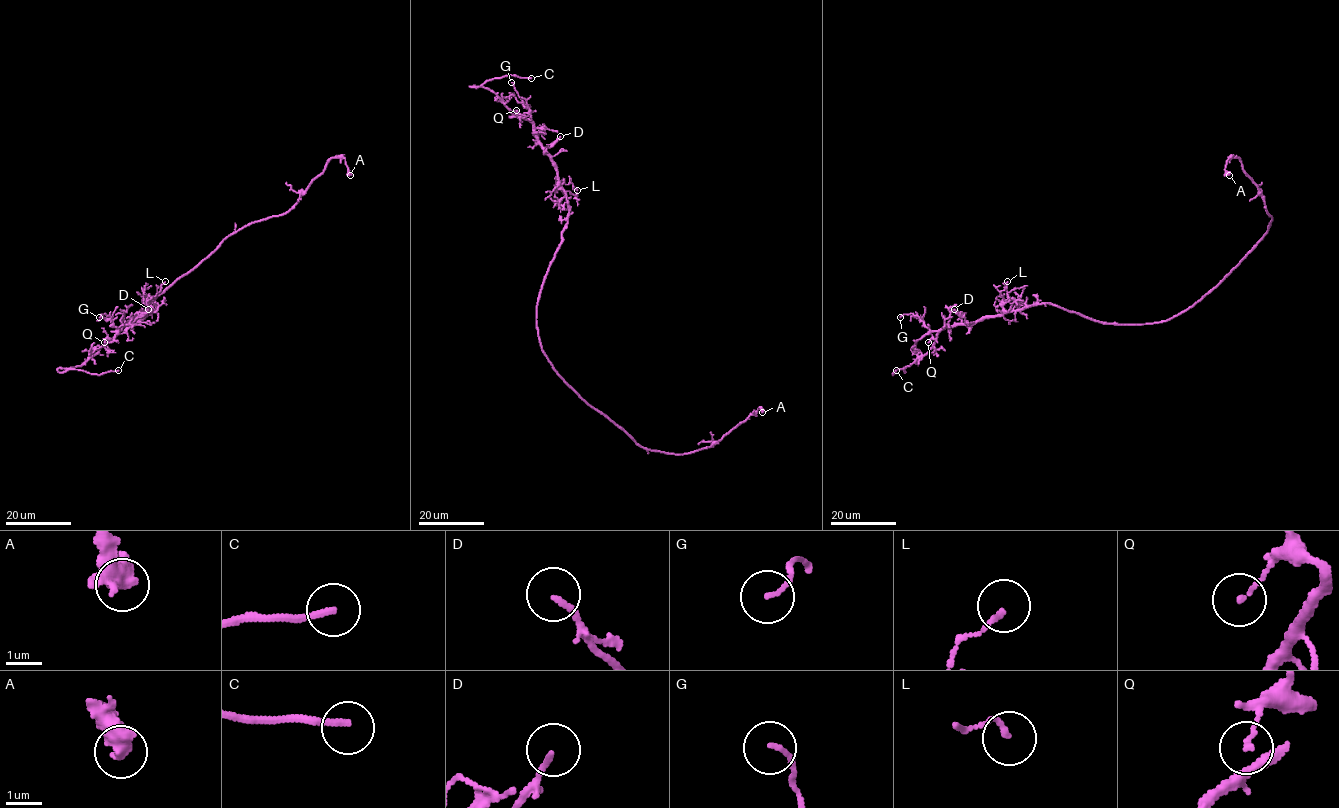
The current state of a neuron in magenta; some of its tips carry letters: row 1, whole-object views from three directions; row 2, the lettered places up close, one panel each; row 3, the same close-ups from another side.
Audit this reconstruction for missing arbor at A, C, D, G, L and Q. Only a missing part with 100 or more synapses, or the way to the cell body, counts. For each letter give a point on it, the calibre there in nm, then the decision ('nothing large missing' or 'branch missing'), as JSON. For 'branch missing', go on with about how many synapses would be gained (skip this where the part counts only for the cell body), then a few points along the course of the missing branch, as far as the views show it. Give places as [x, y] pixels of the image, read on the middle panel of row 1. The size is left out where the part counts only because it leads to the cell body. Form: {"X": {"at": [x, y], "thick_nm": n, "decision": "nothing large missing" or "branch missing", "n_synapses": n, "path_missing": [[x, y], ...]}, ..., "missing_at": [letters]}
{"A": {"at": [762, 412], "thick_nm": 550, "decision": "nothing large missing"}, "C": {"at": [531, 78], "thick_nm": 180, "decision": "branch missing", "path_missing": [[531, 78], [591, 79], [596, 86]]}, "D": {"at": [560, 136], "thick_nm": 160, "decision": "nothing large missing"}, "G": {"at": [511, 82], "thick_nm": 100, "decision": "nothing large missing"}, "L": {"at": [577, 190], "thick_nm": 140, "decision": "nothing large missing"}, "Q": {"at": [516, 110], "thick_nm": 120, "decision": "nothing large missing"}, "missing_at": ["C"]}

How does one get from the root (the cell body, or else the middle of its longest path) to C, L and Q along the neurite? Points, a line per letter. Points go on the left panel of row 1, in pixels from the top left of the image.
C: (125, 324), (150, 303), (156, 306), (136, 323), (123, 325), (83, 364), (70, 369), (95, 374), (118, 370)
L: (125, 324), (150, 303), (156, 307), (149, 311), (146, 299), (159, 292), (165, 281)
Q: (125, 324), (150, 303), (156, 306), (139, 321), (126, 324), (104, 342)

